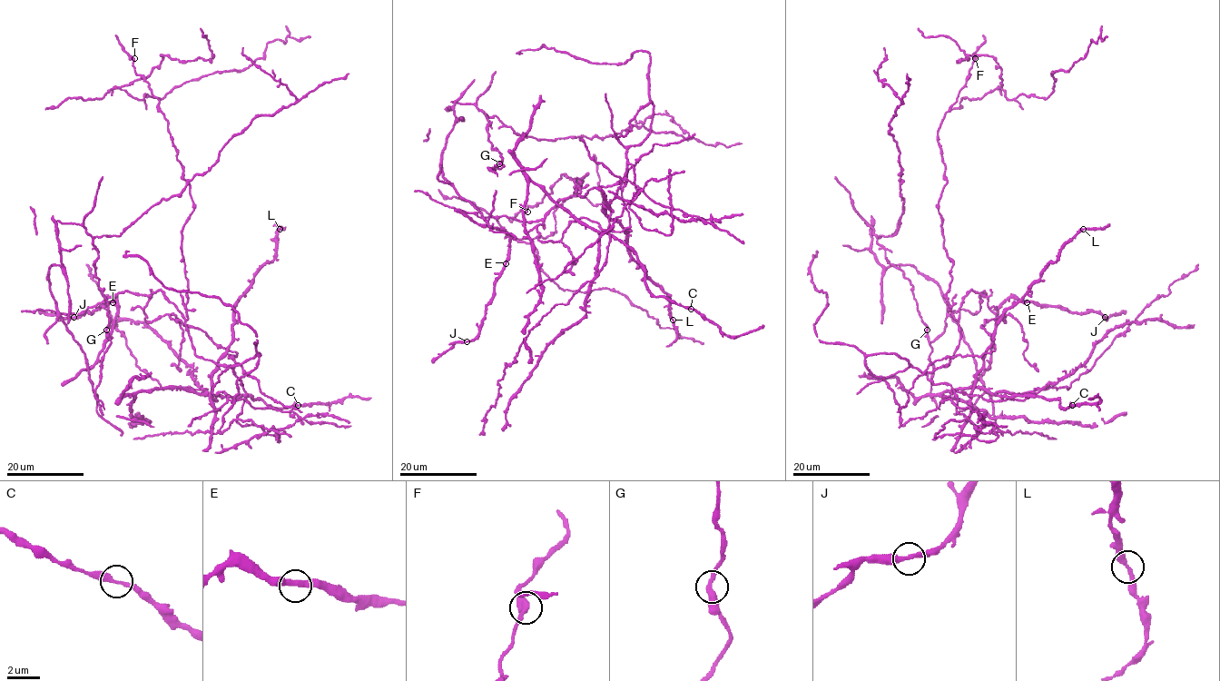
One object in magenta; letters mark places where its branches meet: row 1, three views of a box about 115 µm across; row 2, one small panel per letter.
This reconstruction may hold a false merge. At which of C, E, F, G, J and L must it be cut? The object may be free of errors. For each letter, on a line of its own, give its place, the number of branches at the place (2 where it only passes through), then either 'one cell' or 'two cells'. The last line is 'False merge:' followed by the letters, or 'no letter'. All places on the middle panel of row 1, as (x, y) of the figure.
C: at (691, 309); 2 branches meet; one cell
E: at (506, 263); 2 branches meet; one cell
F: at (527, 212); 2 branches meet; one cell
G: at (499, 163); 2 branches meet; one cell
J: at (467, 341); 2 branches meet; one cell
L: at (673, 320); 2 branches meet; one cell
False merge: no letter

